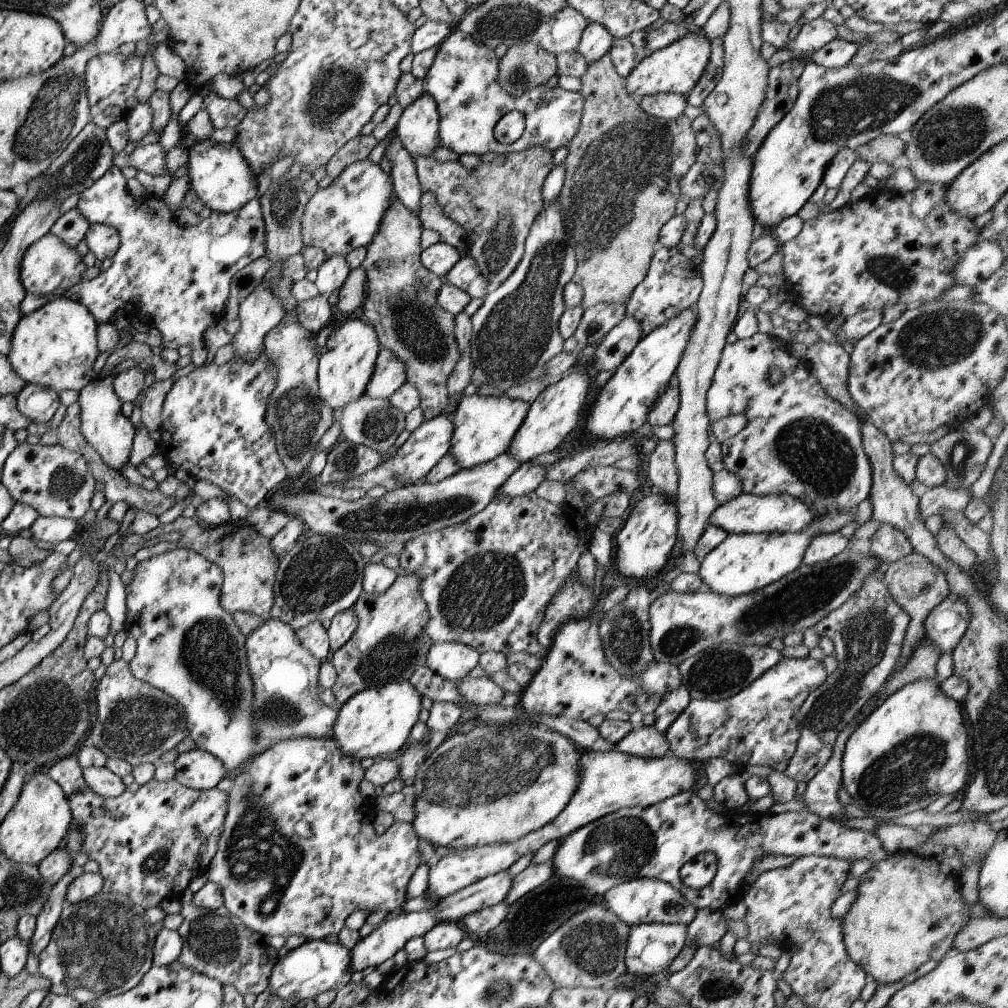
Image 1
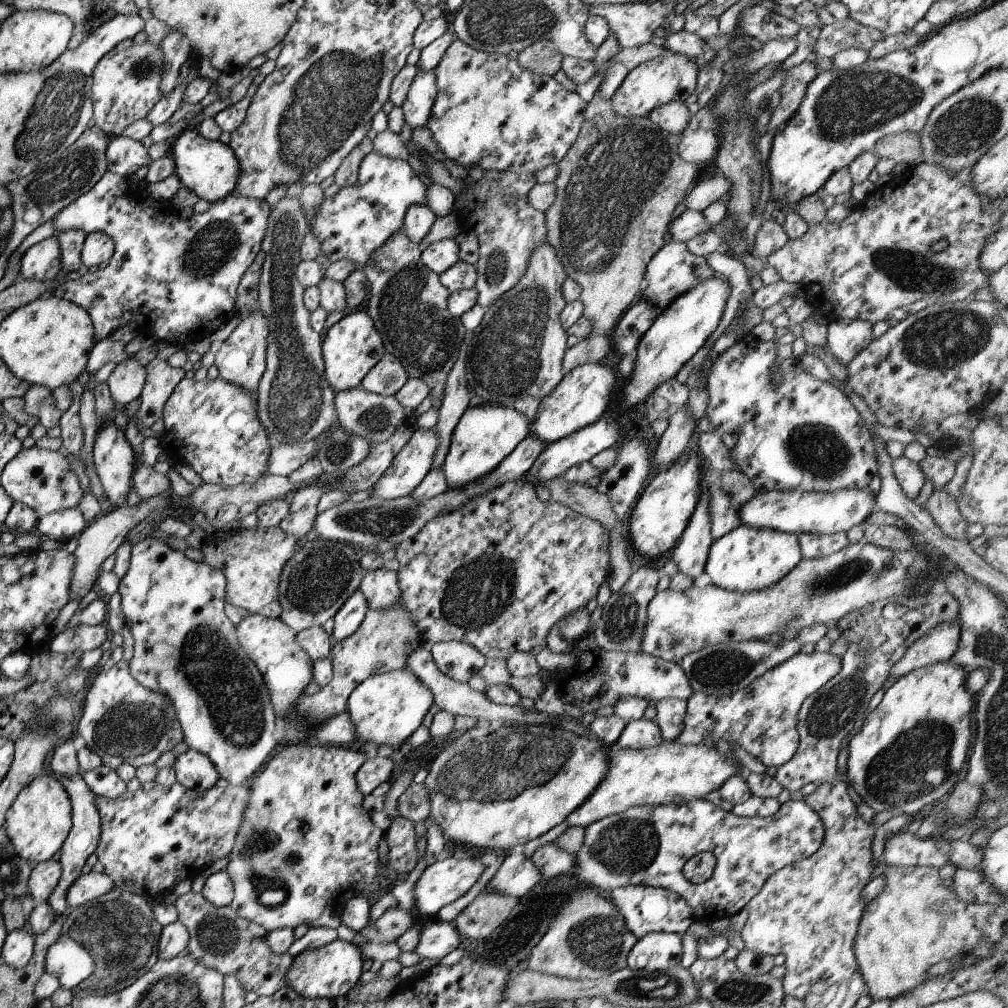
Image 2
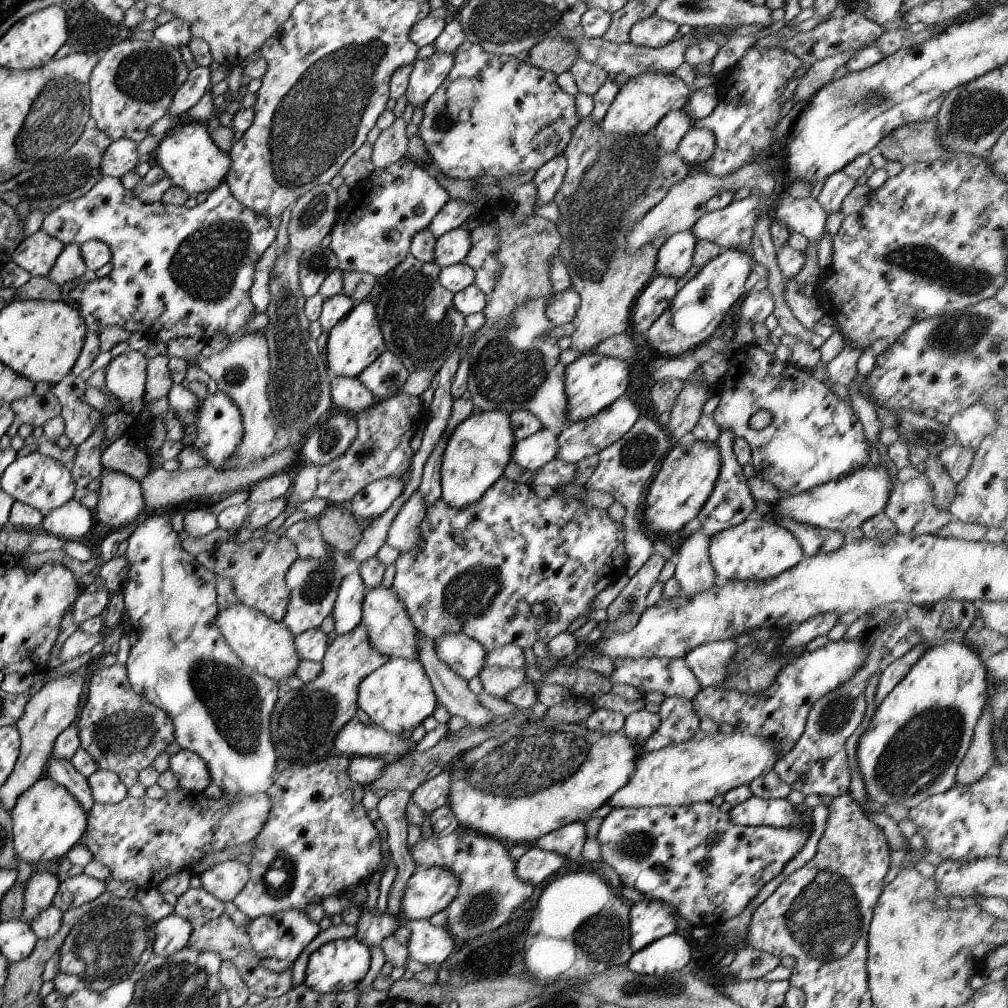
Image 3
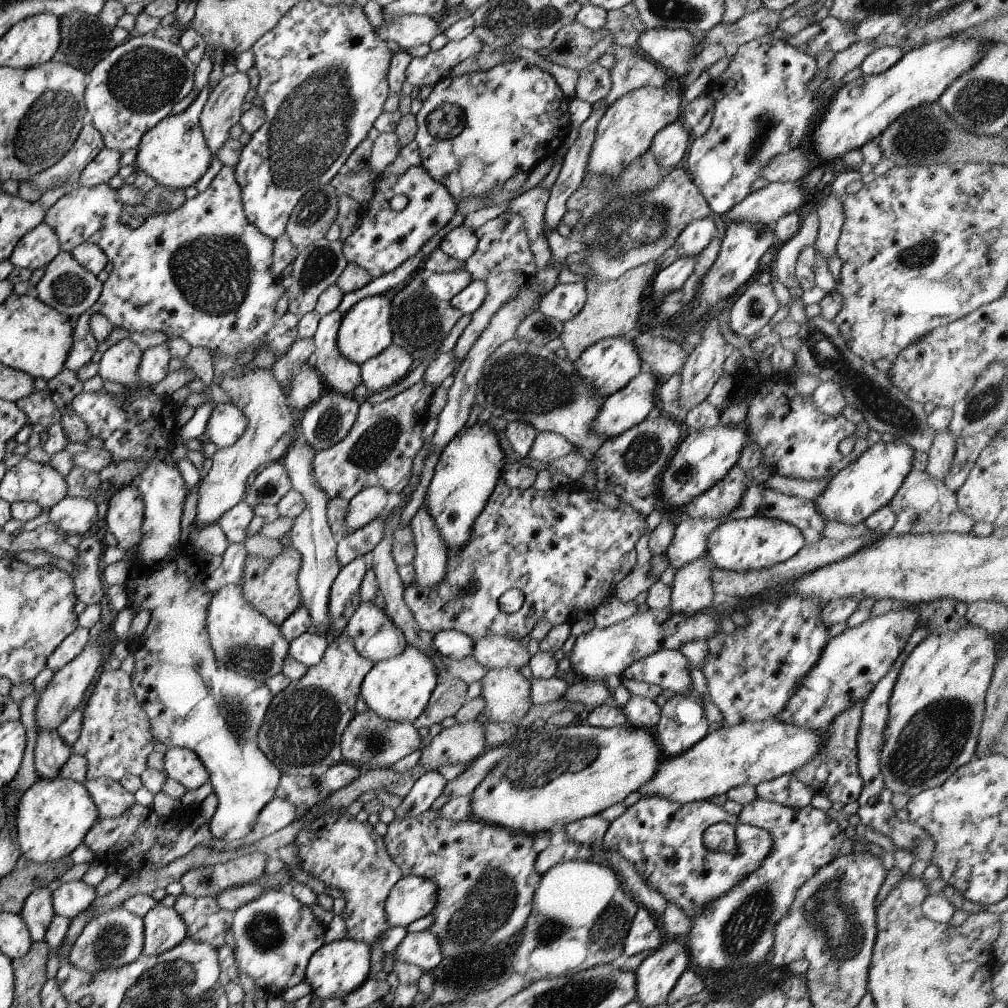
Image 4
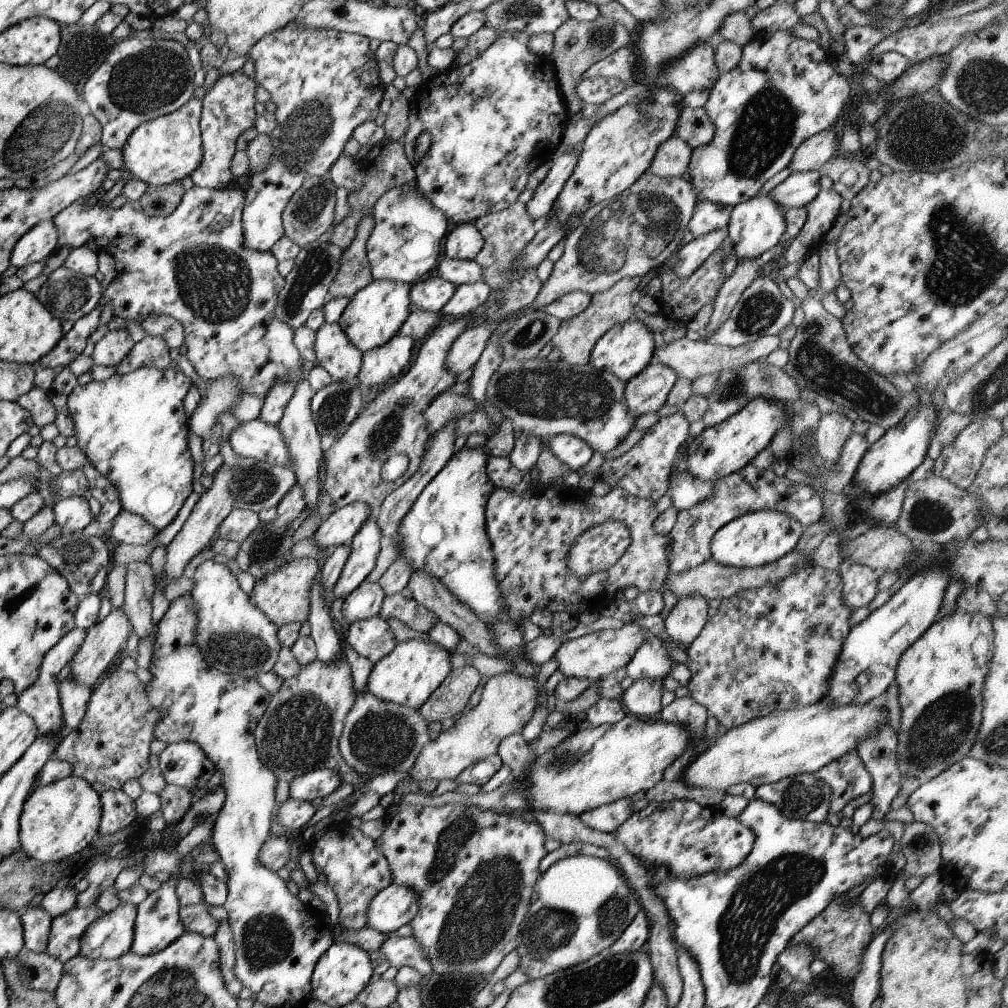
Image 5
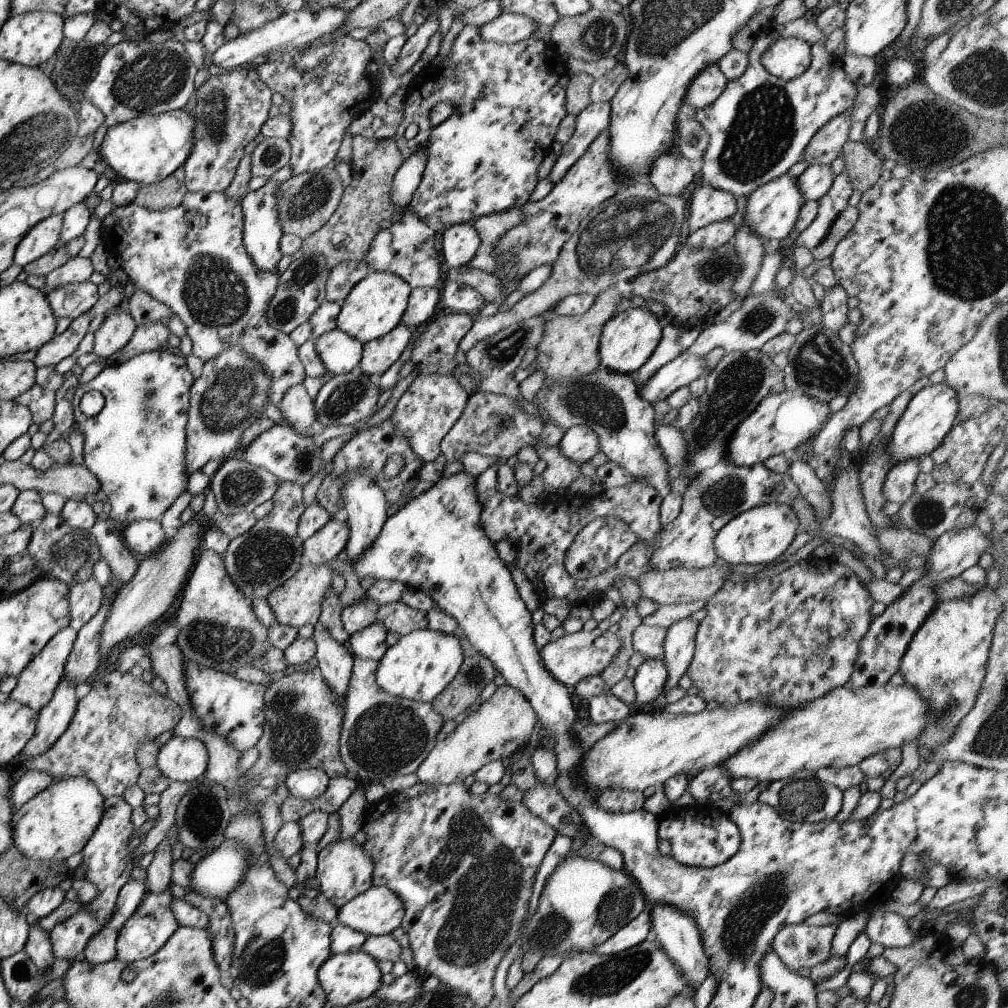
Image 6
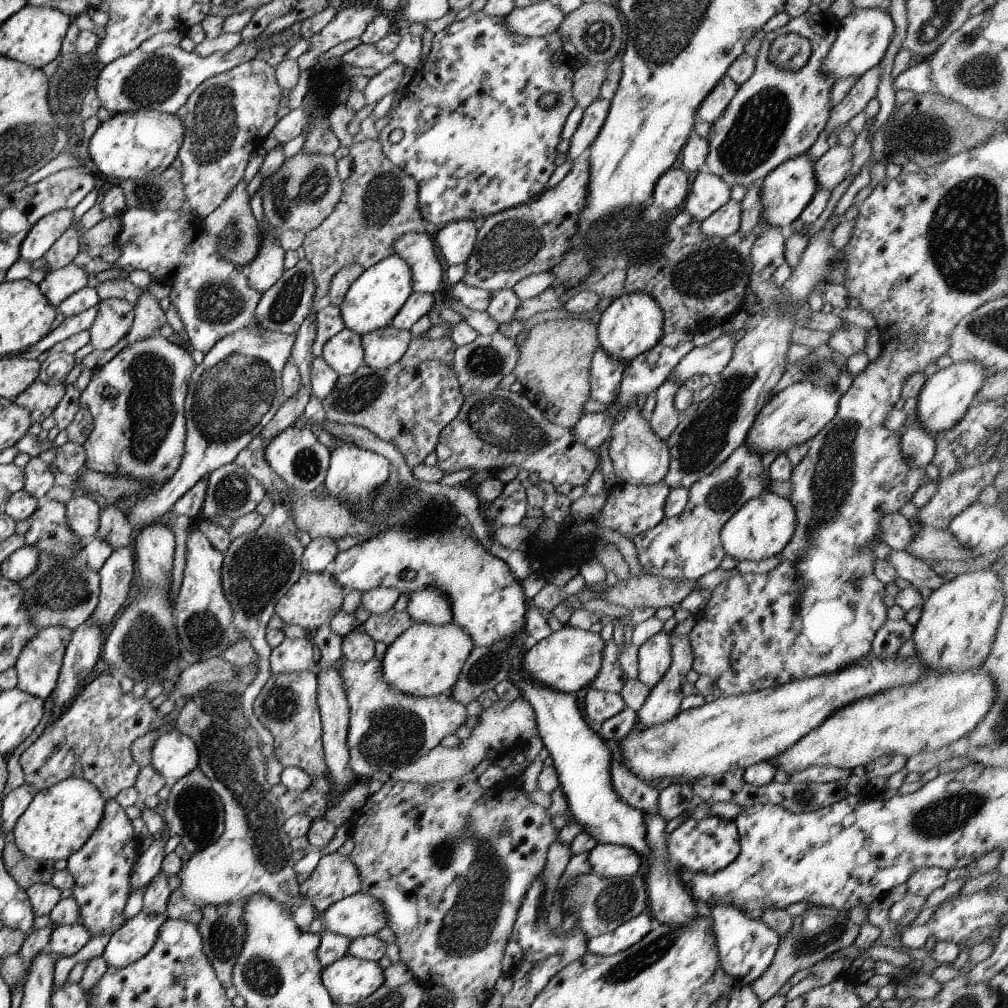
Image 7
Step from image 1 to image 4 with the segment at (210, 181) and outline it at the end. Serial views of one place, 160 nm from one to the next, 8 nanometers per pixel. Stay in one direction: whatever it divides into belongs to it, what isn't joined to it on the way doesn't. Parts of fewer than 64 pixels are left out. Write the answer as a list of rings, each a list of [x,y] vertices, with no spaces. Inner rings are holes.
[[[205,87],[183,112],[162,118],[153,128],[145,131],[136,148],[136,159],[132,164],[135,170],[143,171],[157,185],[183,190],[187,186],[193,186],[205,174],[212,154],[205,142],[198,116],[208,92]]]

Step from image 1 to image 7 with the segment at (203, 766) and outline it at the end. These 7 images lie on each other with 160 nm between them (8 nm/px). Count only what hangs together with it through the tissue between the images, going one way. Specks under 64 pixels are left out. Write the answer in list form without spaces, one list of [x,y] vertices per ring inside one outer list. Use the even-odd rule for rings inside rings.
[[[173,728],[161,734],[151,749],[150,765],[164,778],[164,782],[173,786],[182,776],[190,773],[198,763],[195,743],[186,734]]]

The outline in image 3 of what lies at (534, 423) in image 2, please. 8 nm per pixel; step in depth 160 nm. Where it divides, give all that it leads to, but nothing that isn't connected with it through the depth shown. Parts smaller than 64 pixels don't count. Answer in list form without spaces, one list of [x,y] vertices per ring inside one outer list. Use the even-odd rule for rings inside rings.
[[[585,352],[564,367],[564,391],[567,399],[566,420],[574,423],[587,420],[607,408],[627,391],[628,361],[614,359],[599,353]]]

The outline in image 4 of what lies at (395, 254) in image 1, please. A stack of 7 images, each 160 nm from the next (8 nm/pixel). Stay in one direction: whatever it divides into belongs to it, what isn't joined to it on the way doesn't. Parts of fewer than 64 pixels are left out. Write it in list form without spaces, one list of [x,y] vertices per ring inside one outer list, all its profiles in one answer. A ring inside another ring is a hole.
[[[417,270],[409,276],[401,286],[389,289],[387,293],[390,302],[390,329],[393,335],[392,343],[411,355],[412,360],[427,362],[433,360],[441,348],[453,324],[461,318],[462,312],[452,306],[450,301],[436,299],[427,292],[424,286],[423,270]]]

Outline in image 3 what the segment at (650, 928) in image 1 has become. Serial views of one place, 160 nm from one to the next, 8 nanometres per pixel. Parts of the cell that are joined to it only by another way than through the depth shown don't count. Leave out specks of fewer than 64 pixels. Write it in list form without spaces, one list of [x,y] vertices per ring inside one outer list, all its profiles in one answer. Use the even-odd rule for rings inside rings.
[[[673,932],[632,953],[626,968],[640,975],[661,975],[690,966],[691,948],[684,934]]]

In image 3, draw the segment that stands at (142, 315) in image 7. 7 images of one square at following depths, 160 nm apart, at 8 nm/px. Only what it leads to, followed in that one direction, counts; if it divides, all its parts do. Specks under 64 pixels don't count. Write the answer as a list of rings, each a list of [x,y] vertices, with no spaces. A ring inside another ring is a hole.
[[[167,354],[157,355],[146,361],[146,381],[144,384],[143,400],[153,402],[158,398],[165,398],[167,391],[173,384],[167,369]]]

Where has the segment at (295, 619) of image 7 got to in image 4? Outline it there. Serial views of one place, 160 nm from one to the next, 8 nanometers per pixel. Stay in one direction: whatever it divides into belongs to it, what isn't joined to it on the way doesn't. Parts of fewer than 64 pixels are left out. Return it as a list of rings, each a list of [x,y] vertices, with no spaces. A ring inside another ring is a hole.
[[[291,546],[283,547],[276,557],[266,559],[259,556],[246,557],[242,568],[243,584],[241,596],[271,624],[279,626],[301,604],[296,583],[301,557]]]

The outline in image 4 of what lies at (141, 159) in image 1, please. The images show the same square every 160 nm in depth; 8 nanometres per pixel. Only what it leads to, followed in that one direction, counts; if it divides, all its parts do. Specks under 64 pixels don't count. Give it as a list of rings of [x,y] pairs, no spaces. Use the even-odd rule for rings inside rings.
[[[103,147],[91,162],[81,171],[78,185],[81,187],[94,187],[99,183],[107,183],[120,168],[119,156],[121,153],[115,149]]]

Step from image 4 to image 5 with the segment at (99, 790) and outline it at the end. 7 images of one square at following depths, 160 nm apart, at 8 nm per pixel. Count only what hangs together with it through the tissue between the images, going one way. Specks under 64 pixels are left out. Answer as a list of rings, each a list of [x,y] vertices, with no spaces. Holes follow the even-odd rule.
[[[107,789],[98,795],[101,805],[99,835],[115,834],[137,819],[134,800],[121,789]]]

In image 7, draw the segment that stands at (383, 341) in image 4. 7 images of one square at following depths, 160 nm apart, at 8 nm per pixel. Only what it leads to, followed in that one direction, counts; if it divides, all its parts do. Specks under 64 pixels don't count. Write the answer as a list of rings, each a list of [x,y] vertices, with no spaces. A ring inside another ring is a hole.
[[[399,255],[382,258],[377,264],[364,269],[344,294],[338,306],[344,328],[361,336],[389,326],[411,291],[411,273],[406,262]]]

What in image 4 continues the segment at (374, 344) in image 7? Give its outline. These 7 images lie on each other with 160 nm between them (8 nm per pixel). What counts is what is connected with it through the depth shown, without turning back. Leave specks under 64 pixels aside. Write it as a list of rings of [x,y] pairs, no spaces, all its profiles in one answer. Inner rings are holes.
[[[391,343],[378,355],[360,364],[360,377],[369,393],[377,393],[397,384],[410,371],[412,358]]]

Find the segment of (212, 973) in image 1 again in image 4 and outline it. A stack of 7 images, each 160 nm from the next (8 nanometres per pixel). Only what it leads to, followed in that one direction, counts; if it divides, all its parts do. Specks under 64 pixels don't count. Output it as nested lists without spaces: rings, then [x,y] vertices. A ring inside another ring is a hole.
[[[176,896],[172,907],[186,924],[186,937],[207,943],[215,950],[225,945],[225,934],[232,925],[232,912],[220,907],[215,897]]]

